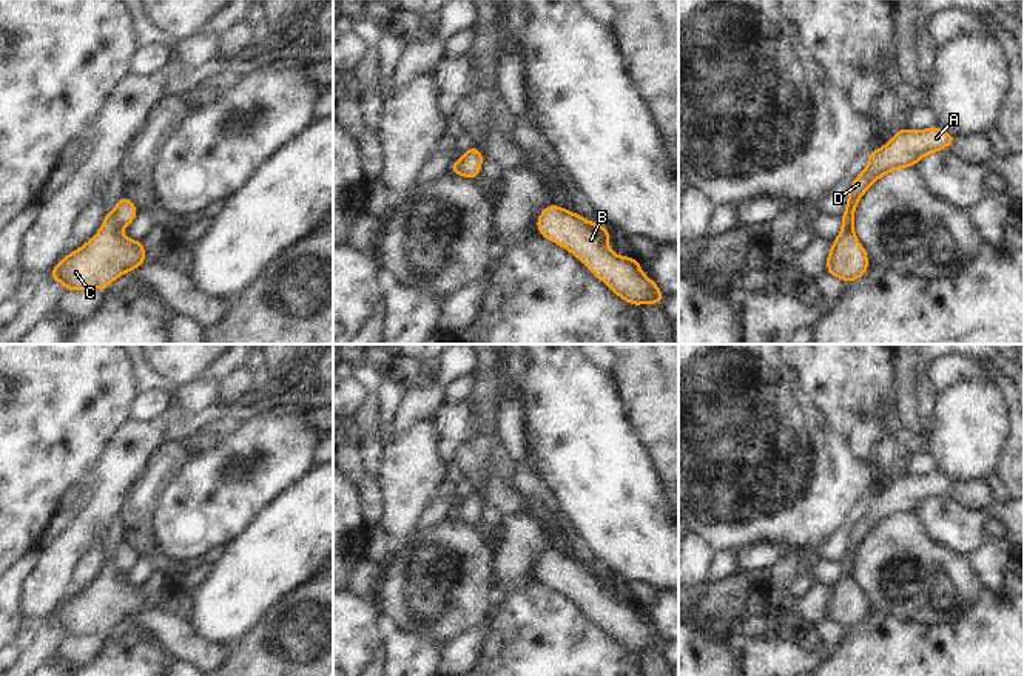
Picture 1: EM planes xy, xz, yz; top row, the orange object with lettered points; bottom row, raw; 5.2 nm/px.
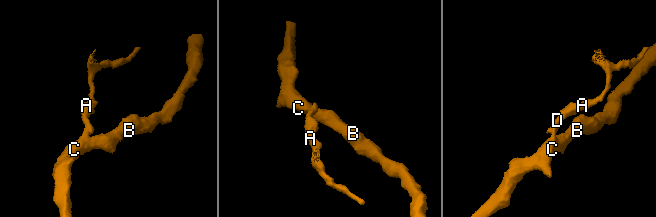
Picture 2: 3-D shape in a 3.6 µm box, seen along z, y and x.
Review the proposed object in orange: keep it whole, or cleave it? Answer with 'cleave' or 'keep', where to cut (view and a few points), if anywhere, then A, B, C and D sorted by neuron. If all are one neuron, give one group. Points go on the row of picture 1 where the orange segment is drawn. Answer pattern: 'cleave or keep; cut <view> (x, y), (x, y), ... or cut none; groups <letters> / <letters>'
cleave; cut xy (113, 213), (119, 226); groups A D / B C

